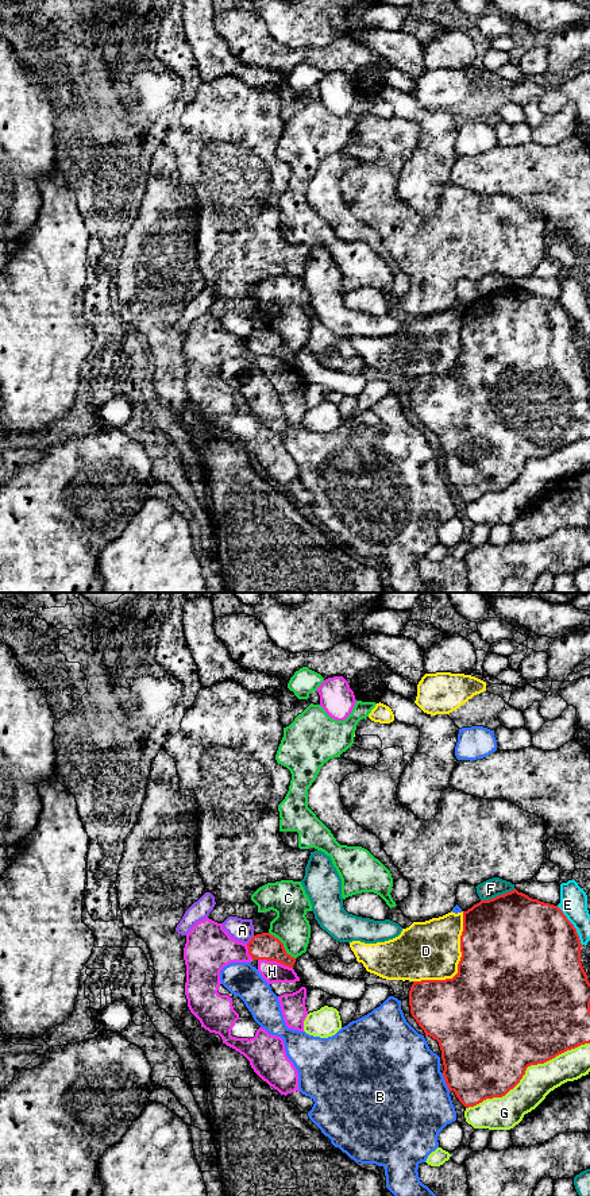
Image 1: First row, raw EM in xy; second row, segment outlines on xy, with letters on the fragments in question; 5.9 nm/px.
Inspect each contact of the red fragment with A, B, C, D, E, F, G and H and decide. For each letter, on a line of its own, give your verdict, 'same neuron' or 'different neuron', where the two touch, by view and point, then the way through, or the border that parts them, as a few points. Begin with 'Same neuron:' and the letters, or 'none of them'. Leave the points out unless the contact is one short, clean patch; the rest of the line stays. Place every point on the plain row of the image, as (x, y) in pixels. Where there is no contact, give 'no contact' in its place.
Same neuron: none of them
A: different neuron; meets red in xy at (251, 335); border along xy (254, 331), (247, 339)
B: different neuron; meets red in xy at (446, 477)
C: different neuron; meets red in xy at (282, 340); border along xy (269, 327), (294, 354)
D: different neuron; meets red in xy at (458, 359)
E: different neuron; meets red in xy at (573, 320)
F: different neuron; meets red in xy at (498, 290)
G: different neuron; meets red in xy at (525, 465)
H: different neuron; meets red in xy at (276, 355)

